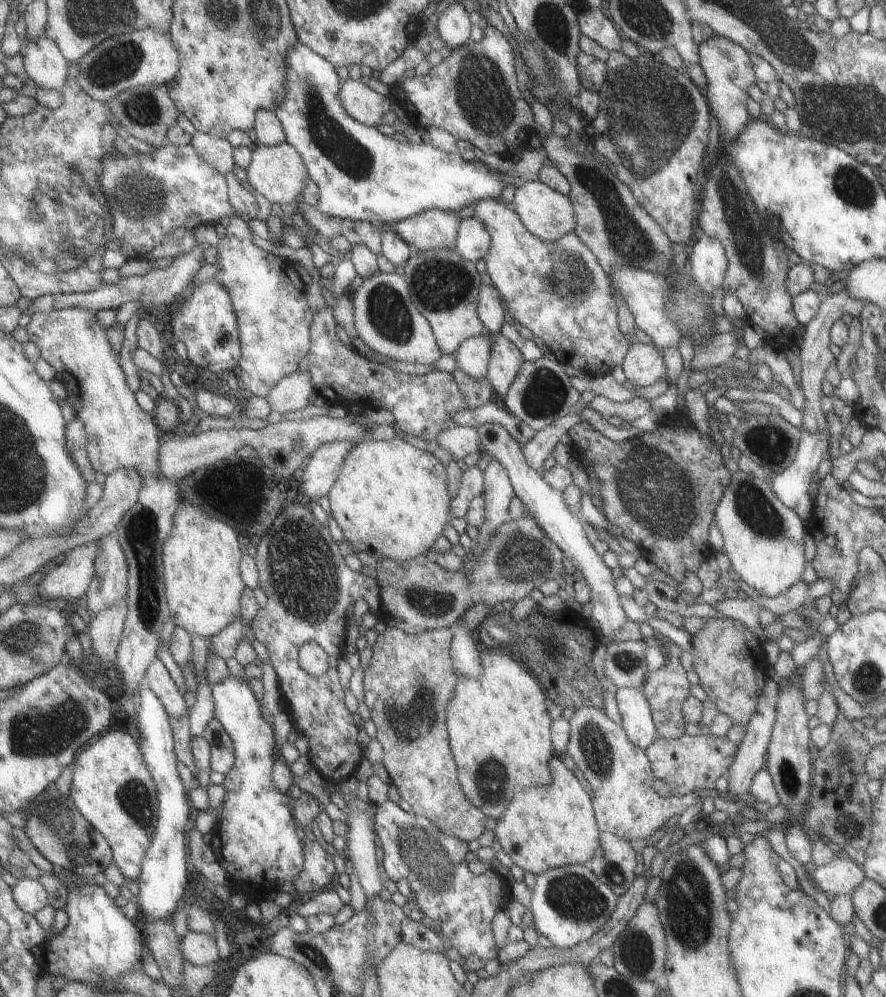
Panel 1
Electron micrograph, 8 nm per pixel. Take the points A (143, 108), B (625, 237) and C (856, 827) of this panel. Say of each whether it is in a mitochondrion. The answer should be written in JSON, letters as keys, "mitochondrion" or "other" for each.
{"A":"mitochondrion","B":"mitochondrion","C":"other"}

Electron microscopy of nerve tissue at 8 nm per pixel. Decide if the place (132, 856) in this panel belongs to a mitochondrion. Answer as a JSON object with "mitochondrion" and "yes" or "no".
{"mitochondrion":"no"}

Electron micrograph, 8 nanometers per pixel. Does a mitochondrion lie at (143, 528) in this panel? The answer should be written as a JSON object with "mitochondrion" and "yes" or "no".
{"mitochondrion":"yes"}

